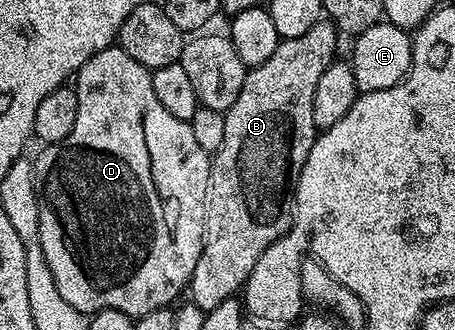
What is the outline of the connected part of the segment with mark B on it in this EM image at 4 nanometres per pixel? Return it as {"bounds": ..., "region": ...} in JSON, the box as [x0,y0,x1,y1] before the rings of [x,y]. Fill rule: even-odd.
{"bounds":[189,18,336,314],"region":[[[324,18],[305,30],[301,38],[280,39],[272,57],[248,71],[241,94],[237,94],[237,102],[233,102],[225,114],[225,142],[221,142],[211,162],[207,234],[189,285],[190,303],[196,304],[205,314],[221,306],[221,302],[232,299],[246,285],[253,266],[257,266],[257,258],[261,258],[273,241],[291,229],[295,217],[295,187],[317,135],[313,122],[313,94],[317,94],[321,74],[325,74],[331,61],[336,59],[335,36],[335,25]]]}

